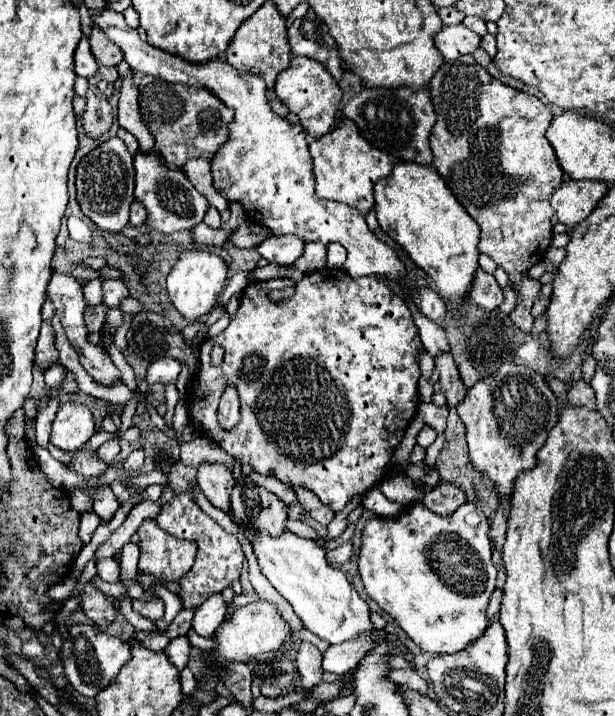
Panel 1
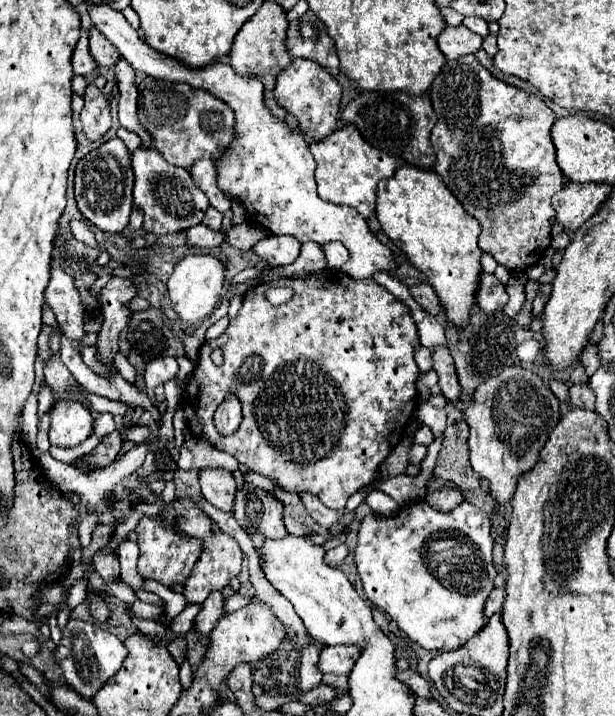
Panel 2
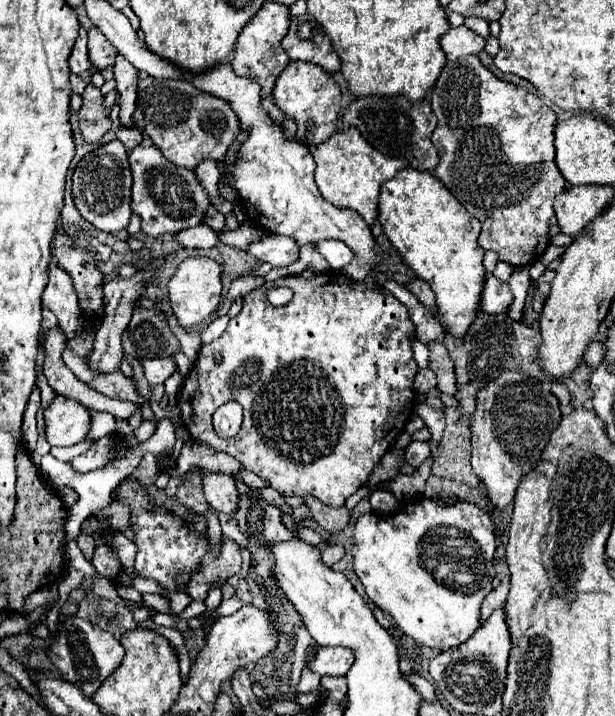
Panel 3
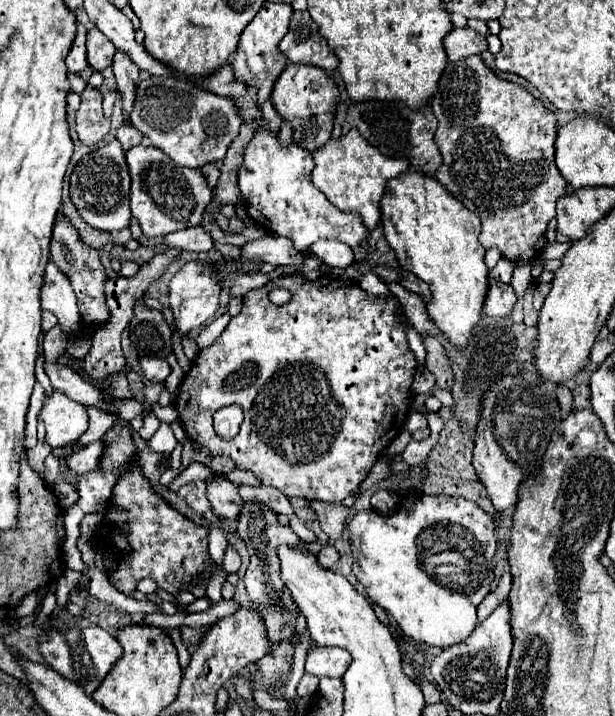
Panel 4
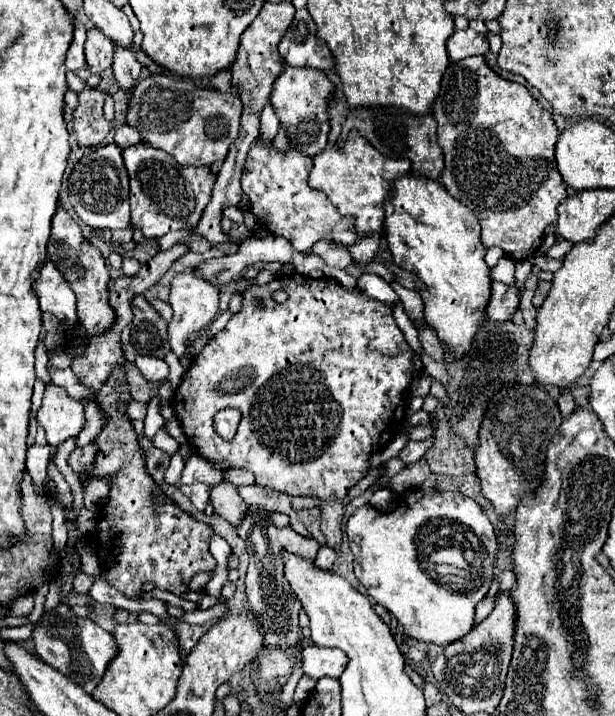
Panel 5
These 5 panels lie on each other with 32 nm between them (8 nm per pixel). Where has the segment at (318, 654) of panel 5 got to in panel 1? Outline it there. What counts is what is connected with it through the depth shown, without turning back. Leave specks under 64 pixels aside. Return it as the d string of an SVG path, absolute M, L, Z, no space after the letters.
M372 634L372 638L362 638L360 642L344 642L344 644L330 646L322 654L322 670L334 672L338 676L348 674L352 666L356 666L356 662L364 656L364 650L372 646L374 640L376 640L376 634Z

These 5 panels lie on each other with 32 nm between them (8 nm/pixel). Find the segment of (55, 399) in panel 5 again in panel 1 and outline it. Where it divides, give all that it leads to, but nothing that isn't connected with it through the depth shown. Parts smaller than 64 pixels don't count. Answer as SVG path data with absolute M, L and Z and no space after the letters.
M64 402L52 422L50 442L62 450L78 450L96 432L94 418L84 404Z

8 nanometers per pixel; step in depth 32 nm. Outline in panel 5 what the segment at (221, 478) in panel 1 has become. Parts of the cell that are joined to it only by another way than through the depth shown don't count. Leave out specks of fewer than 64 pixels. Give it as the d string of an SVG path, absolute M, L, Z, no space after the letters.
M220 482L210 488L210 500L214 504L214 512L228 520L232 526L238 526L244 520L244 514L248 512L248 506L238 496L236 486L228 482Z

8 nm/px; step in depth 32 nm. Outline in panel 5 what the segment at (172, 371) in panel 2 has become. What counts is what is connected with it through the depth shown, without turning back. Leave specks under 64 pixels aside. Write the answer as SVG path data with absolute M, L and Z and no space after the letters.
M138 356L136 366L142 372L142 376L150 382L160 382L160 380L166 380L166 376L168 376L166 362L158 360L154 356Z

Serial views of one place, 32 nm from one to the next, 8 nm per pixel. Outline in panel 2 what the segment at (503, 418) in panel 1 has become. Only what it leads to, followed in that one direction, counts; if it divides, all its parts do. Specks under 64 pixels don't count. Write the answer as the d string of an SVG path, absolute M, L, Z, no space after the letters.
M512 366L512 368L504 368L496 378L488 378L486 382L482 382L476 388L474 394L474 402L470 406L466 404L458 404L458 408L462 410L468 426L470 426L470 462L474 472L484 478L490 484L490 496L502 506L506 504L506 500L510 502L516 490L516 482L522 476L522 466L524 464L536 464L540 458L540 450L544 448L550 432L556 428L556 424L560 422L560 402L558 398L550 392L550 388L530 370L524 370L520 366Z

